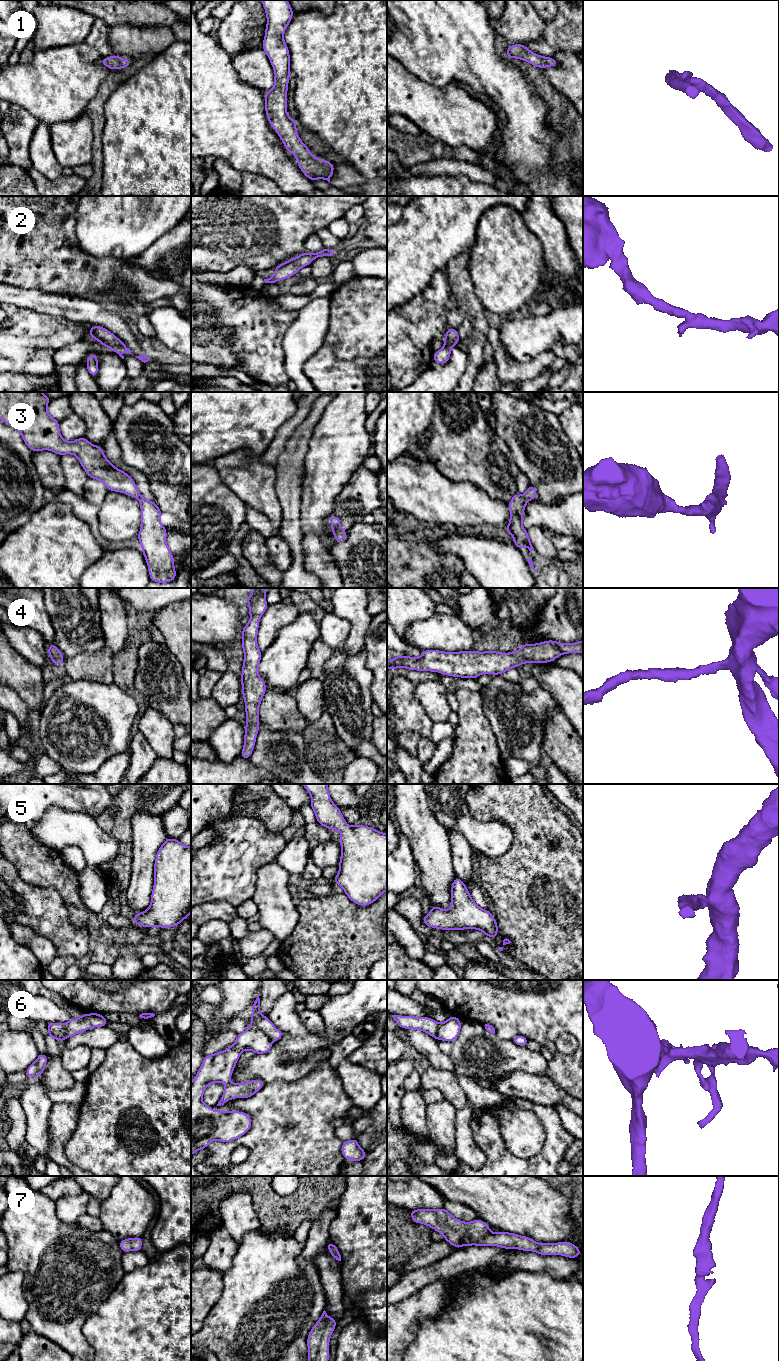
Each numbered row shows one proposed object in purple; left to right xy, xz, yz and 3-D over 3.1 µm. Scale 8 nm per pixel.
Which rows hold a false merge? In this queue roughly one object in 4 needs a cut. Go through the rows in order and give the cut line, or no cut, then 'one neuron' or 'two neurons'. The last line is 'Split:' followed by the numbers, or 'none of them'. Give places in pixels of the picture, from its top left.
1: no cut | one neuron
2: no cut | one neuron
3: no cut | one neuron
4: no cut | one neuron
5: no cut | one neuron
6: xz (251, 1025), (262, 1030), (272, 1040) | two neurons
7: no cut | one neuron
Split: 6

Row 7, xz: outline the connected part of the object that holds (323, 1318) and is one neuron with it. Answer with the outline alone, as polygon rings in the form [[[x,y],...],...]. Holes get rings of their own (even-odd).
[[[324,1310],[307,1338],[308,1361],[329,1361],[329,1341],[337,1321]]]

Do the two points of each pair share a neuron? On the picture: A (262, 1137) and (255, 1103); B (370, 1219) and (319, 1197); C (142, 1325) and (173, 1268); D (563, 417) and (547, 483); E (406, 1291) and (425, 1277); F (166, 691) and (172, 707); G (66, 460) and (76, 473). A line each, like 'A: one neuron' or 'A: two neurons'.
A: one neuron
B: two neurons
C: one neuron
D: two neurons
E: one neuron
F: one neuron
G: one neuron

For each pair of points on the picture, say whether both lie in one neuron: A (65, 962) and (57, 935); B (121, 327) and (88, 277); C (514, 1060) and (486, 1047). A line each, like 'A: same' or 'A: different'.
A: different
B: different
C: same

